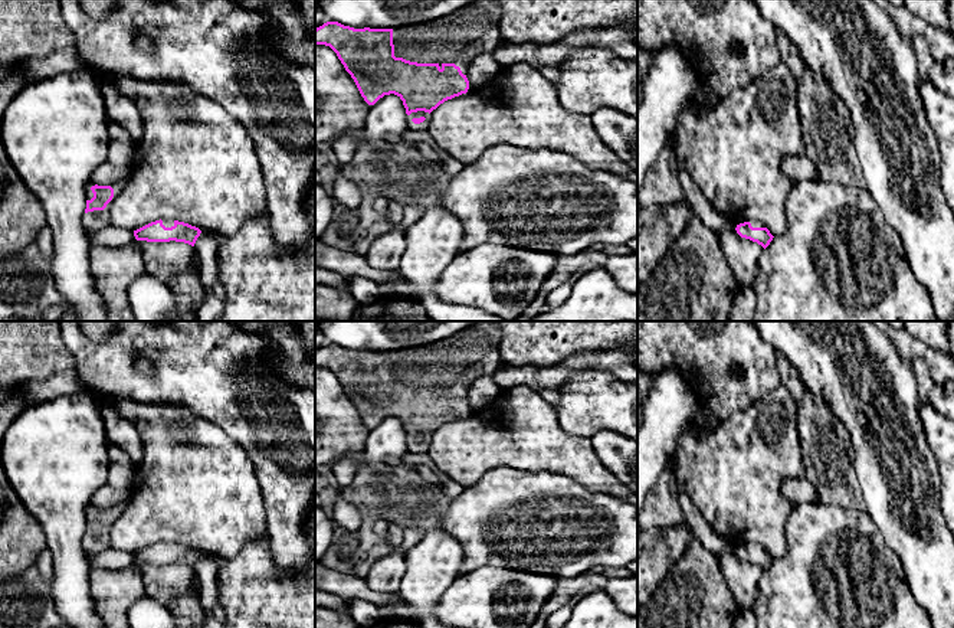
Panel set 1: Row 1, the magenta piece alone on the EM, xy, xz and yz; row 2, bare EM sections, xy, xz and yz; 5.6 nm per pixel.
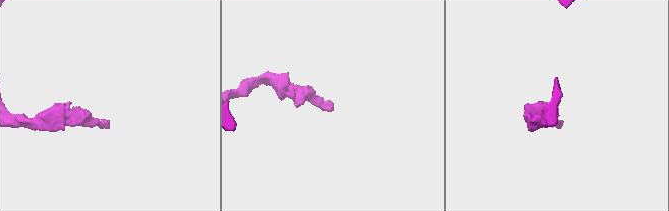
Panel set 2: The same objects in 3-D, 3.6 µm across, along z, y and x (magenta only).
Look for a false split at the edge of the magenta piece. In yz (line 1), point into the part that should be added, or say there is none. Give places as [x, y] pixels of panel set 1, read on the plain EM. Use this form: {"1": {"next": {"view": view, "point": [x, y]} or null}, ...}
{"1": {"next": {"view": "yz", "point": [756, 546]}}}

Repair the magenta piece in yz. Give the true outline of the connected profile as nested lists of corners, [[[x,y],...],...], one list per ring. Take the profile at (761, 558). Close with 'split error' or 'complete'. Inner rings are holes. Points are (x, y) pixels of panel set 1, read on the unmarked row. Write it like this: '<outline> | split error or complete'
[[[745,543],[734,547],[734,550],[741,560],[757,565],[764,572],[770,568],[770,565],[774,560],[760,543]]] | split error

